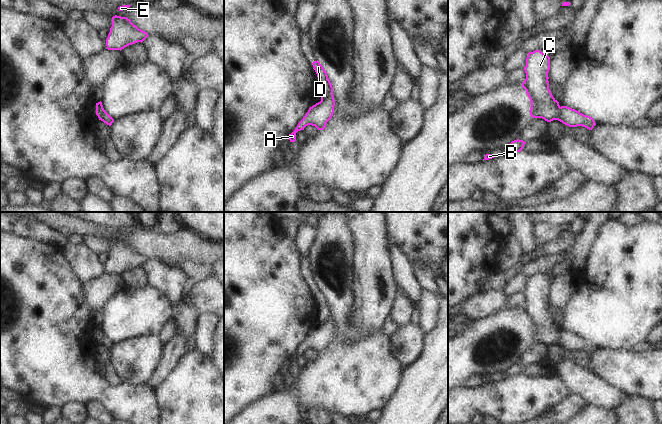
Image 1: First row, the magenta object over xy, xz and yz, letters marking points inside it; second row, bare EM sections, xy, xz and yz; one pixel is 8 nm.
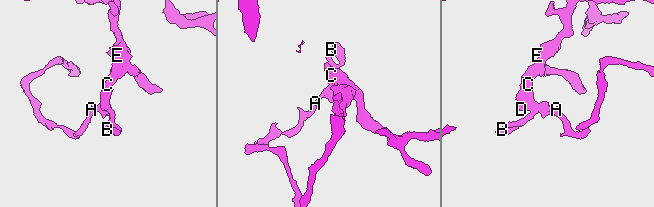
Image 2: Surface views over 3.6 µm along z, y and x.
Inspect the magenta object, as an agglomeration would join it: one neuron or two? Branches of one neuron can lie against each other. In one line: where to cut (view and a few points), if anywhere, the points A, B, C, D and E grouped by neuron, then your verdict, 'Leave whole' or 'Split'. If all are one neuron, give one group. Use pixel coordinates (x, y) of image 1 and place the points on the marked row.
Split along yz (560, 107), (556, 119). Groups: A B / C D E. Split.

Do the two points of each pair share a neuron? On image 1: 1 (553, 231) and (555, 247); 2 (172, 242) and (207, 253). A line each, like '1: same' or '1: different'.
1: different
2: same

